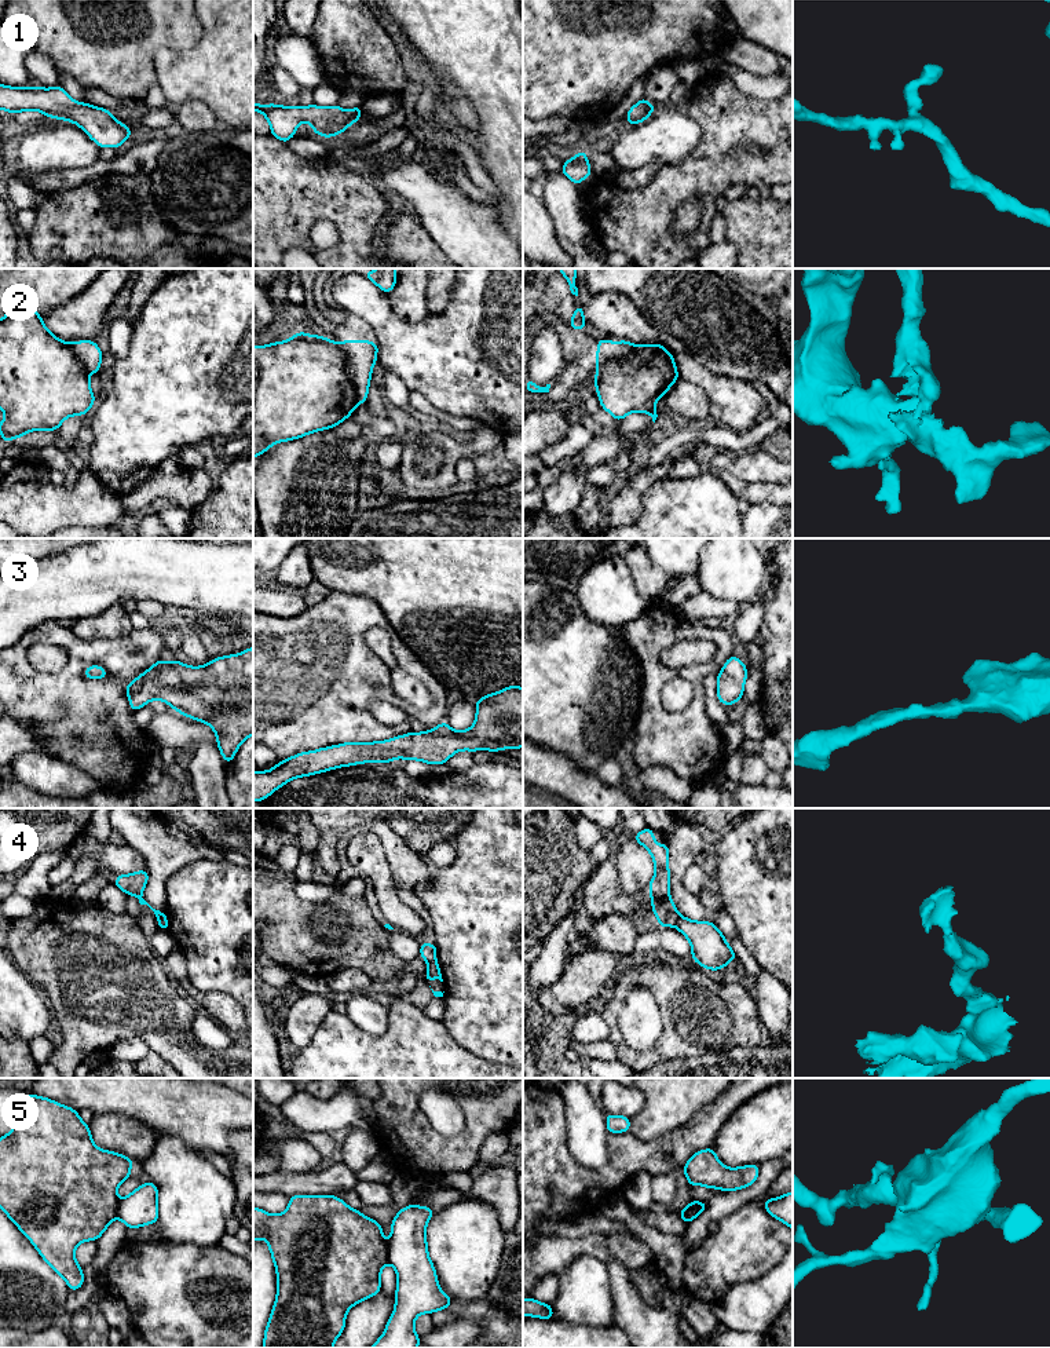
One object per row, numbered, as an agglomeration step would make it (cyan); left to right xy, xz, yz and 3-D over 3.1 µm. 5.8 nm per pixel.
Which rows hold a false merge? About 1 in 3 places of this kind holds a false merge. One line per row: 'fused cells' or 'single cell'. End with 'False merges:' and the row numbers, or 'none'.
1: single cell
2: fused cells
3: single cell
4: fused cells
5: fused cells
False merges: 2, 4, 5

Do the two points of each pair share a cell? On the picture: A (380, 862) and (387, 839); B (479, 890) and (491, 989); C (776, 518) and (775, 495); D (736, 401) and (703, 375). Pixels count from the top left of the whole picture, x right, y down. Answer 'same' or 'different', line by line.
A: different
B: same
C: different
D: same

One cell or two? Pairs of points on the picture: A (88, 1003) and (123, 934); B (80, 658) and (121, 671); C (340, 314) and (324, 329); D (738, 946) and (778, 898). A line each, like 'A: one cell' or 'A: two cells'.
A: one cell
B: one cell
C: two cells
D: two cells

